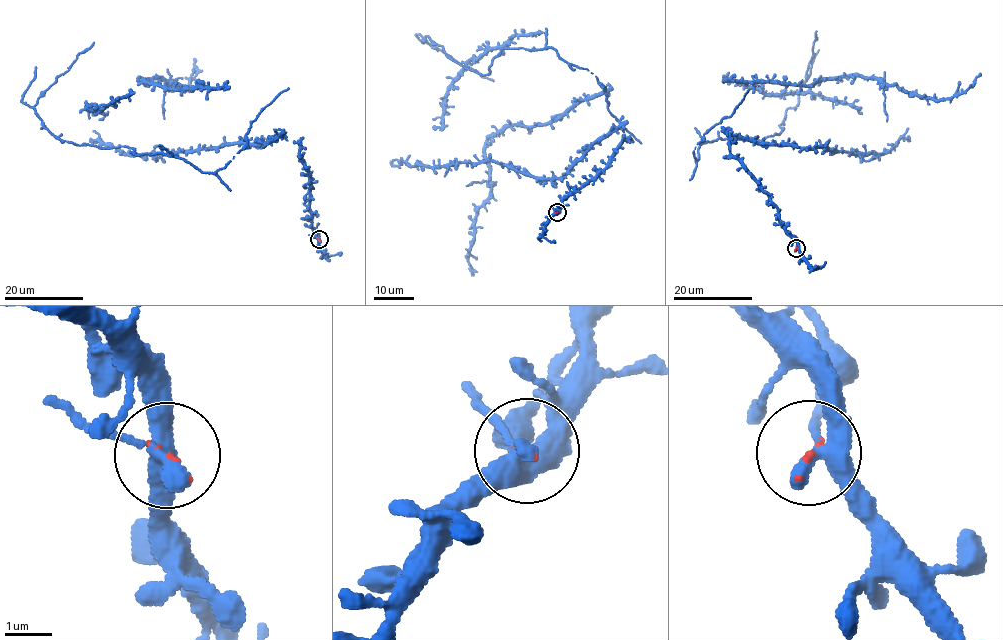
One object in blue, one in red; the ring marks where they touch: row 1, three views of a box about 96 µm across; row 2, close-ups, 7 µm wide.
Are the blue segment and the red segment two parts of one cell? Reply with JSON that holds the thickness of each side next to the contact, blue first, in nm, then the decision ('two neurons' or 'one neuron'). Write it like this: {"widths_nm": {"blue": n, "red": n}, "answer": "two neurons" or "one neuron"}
{"widths_nm": {"blue": 360, "red": 70}, "answer": "two neurons"}

